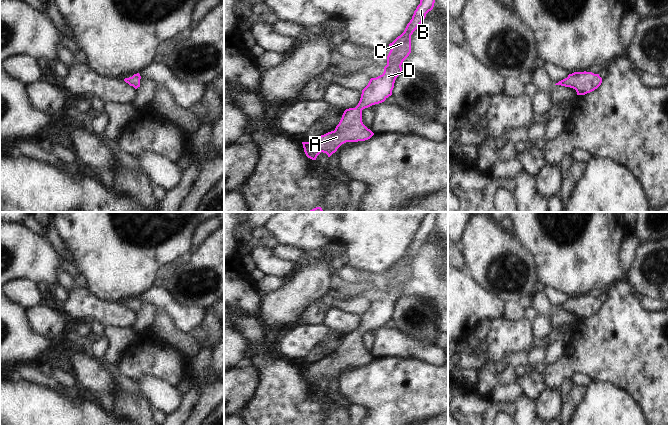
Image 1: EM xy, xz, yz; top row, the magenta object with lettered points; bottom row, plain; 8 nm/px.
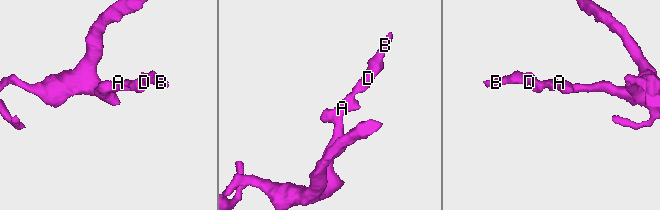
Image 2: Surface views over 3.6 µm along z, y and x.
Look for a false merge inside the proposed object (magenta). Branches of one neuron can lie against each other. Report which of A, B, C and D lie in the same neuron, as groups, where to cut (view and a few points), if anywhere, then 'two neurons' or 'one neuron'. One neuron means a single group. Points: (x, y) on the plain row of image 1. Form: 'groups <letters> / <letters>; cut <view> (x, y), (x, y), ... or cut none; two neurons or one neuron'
groups A B C D; cut none; one neuron

